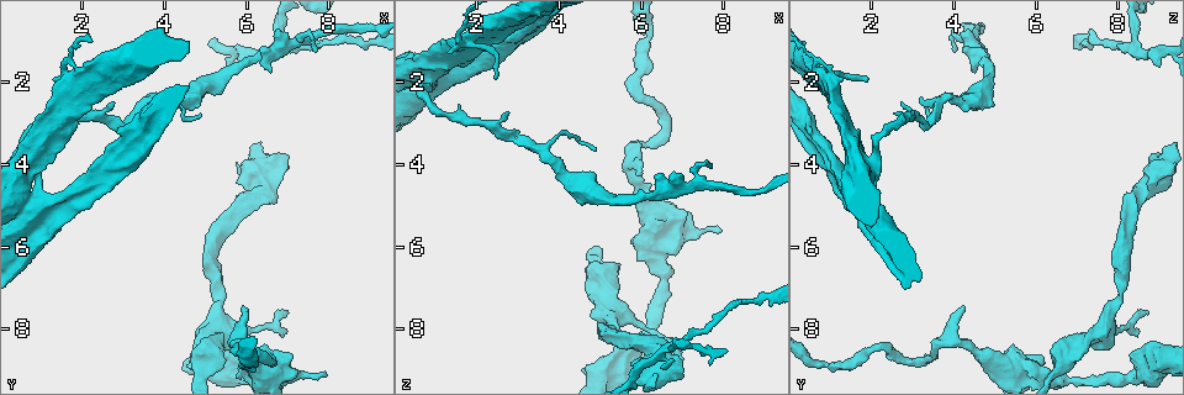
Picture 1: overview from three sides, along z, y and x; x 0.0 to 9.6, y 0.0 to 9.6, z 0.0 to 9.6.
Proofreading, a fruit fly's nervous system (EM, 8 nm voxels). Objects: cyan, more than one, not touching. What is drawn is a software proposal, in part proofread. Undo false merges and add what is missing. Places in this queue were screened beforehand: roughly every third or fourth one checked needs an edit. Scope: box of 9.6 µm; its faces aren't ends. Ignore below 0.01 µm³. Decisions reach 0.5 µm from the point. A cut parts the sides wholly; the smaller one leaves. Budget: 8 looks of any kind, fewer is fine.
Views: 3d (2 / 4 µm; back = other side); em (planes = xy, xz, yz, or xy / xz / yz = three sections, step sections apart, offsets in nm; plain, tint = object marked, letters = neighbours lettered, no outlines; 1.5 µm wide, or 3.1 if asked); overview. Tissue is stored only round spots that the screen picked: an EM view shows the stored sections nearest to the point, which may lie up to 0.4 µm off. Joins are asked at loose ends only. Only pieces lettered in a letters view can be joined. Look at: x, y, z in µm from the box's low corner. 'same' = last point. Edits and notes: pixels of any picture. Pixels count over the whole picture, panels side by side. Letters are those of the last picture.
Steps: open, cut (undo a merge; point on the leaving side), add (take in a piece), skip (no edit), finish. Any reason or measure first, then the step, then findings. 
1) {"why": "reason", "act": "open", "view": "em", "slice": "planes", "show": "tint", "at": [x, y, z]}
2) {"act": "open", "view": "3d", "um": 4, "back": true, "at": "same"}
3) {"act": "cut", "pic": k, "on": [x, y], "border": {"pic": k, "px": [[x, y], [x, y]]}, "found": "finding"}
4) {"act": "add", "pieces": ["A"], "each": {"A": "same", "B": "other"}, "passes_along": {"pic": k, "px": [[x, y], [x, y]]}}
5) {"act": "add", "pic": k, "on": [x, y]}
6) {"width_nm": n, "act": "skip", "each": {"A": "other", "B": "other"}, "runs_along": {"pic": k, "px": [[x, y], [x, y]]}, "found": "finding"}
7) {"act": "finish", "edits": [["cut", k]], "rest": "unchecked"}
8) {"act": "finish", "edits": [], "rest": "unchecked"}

{"why": "abrupt turn", "act": "open", "view": "em", "slice": "xz", "step": 4, "show": "tint", "at": [6.65, 8.85, 3.20]}

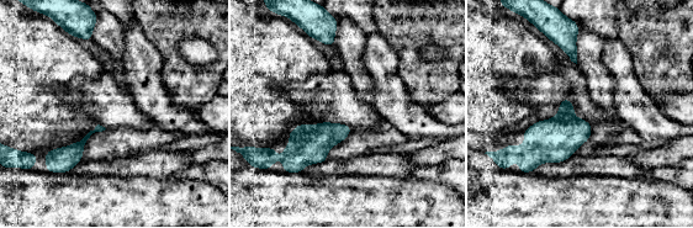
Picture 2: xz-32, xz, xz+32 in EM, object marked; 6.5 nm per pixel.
{"act": "open", "view": "em", "slice": "planes", "show": "letters", "at": "same"}

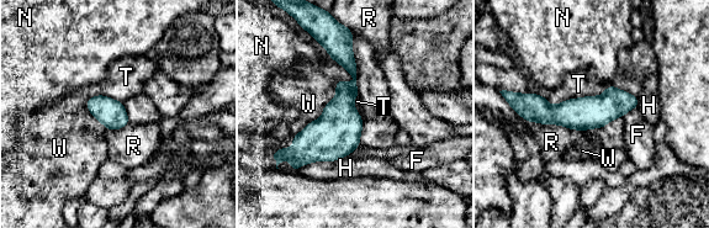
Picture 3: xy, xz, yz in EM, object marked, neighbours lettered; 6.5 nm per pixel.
{"width_nm": 180, "act": "skip", "each": {"F": "other", "H": "other", "N": "other", "R": "other", "T": "other", "W": "other"}, "runs_along": {"pic": 3, "px": [[342, 41], [353, 86], [305, 160]]}, "found": "one neuron here"}

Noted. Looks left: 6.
{"why": "an open end", "act": "open", "view": "3d", "um": 4, "at": [5.95, 7.50, 4.30]}

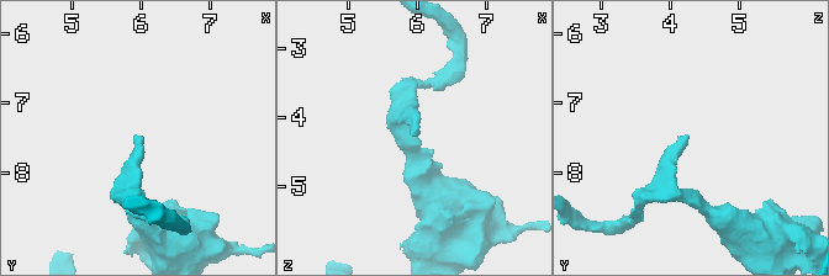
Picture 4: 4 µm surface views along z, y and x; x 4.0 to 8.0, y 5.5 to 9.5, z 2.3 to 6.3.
{"why": "now the EM", "act": "open", "view": "em", "slice": "xz", "step": 8, "show": "tint", "at": [6.00, 7.50, 4.30]}

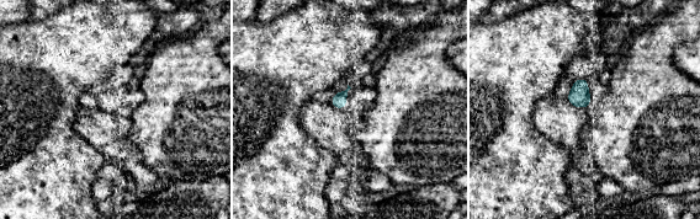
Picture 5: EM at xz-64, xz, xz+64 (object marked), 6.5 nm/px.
{"why": "cut it another way", "act": "open", "view": "em", "slice": "planes", "show": "letters", "at": "same"}

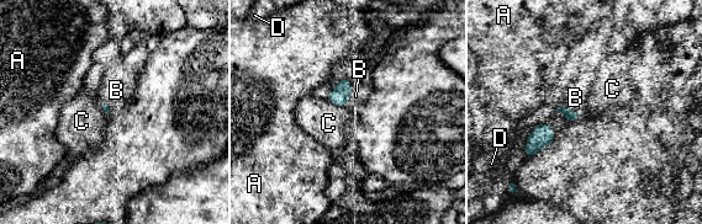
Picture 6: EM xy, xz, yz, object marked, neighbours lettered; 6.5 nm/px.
{"act": "add", "pieces": ["B"], "each": {"A": "other", "B": "same", "C": "other", "D": "other"}, "found": "the neuron continues"}

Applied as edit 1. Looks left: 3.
{"why": "arms part here", "act": "open", "view": "em", "slice": "xz", "step": 8, "show": "letters", "at": [6.50, 4.45, 8.80]}

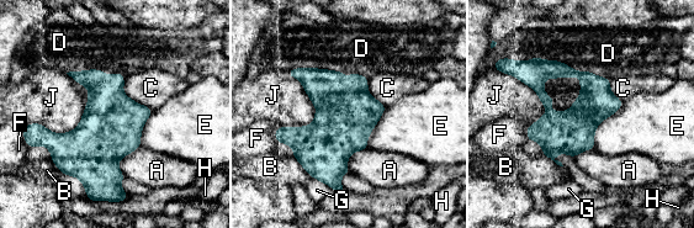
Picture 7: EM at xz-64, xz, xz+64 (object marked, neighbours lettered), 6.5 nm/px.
{"act": "open", "view": "em", "slice": "planes", "show": "letters", "at": "same"}

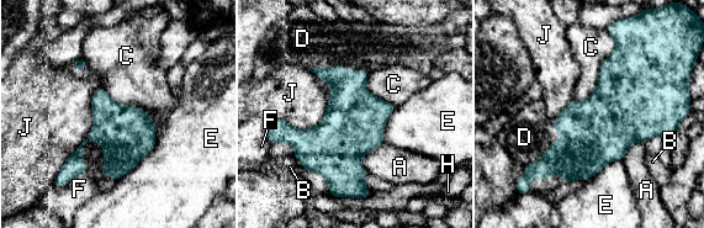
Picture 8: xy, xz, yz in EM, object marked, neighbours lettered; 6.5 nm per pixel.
{"width_nm": 400, "act": "skip", "each": {"A": "other", "B": "other", "C": "other", "D": "other", "E": "other", "F": "other", "H": "other", "J": "other"}, "border": {"pic": 8, "px": [[605, 28], [615, 48], [572, 100]]}, "found": "all the same neuron"}

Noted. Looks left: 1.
{"act": "finish", "edits": [["add", 6]], "rest": "unchecked"}

